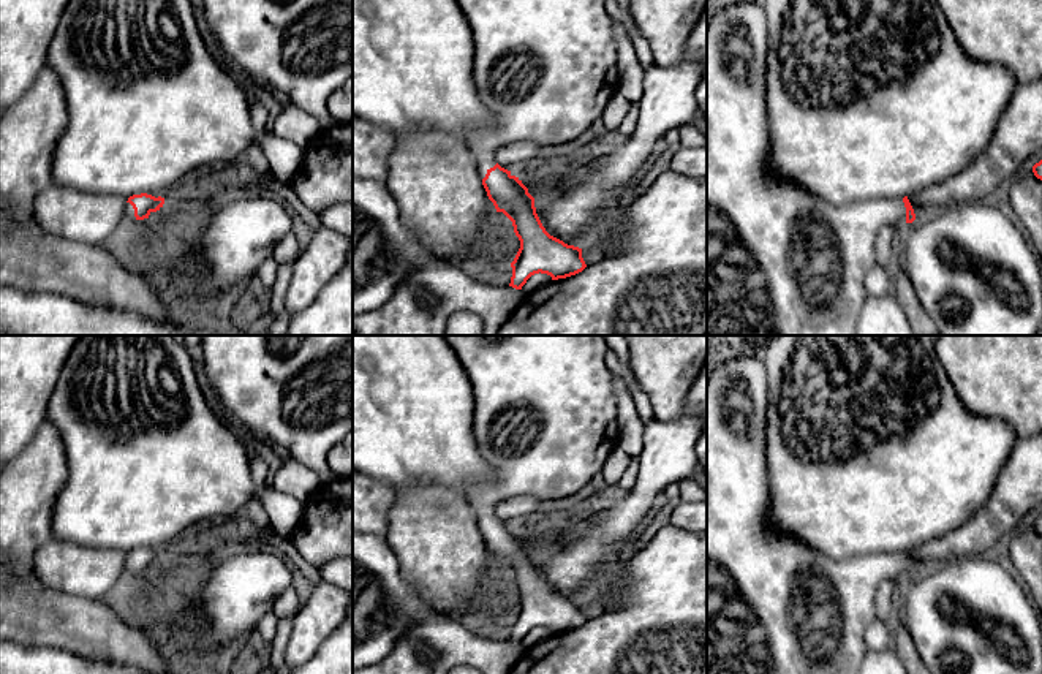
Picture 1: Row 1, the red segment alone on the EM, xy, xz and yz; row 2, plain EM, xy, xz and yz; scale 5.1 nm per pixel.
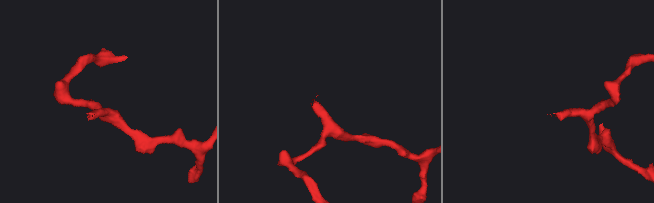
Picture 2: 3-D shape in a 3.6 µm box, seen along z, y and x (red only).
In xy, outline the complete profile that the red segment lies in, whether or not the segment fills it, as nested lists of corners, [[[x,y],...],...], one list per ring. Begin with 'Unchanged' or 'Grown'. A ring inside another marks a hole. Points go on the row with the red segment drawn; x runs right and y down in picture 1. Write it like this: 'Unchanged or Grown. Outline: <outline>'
Grown. Outline: [[[147,193],[133,195],[128,198],[125,206],[125,220],[126,225],[134,225],[138,220],[149,218],[152,212],[157,212],[163,207],[164,198],[152,196]]]

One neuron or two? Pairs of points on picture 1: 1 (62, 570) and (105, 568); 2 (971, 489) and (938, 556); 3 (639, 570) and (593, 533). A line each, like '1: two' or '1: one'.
1: one
2: two
3: two

